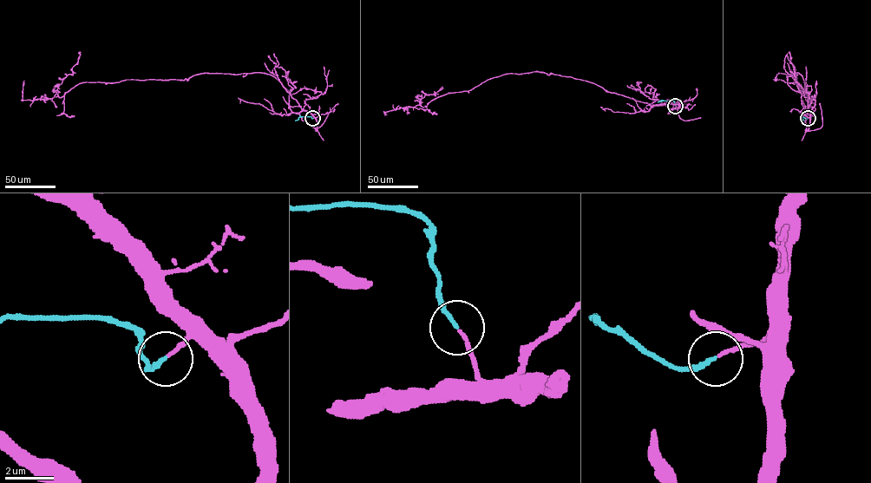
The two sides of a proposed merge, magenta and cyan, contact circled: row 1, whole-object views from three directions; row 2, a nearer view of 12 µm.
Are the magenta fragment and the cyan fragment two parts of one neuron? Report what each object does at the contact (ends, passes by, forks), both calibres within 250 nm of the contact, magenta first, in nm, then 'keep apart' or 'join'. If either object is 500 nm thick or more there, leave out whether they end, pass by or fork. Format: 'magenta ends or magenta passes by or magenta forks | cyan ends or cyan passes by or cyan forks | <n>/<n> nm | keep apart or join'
magenta ends | cyan ends | 140/160 nm | join

